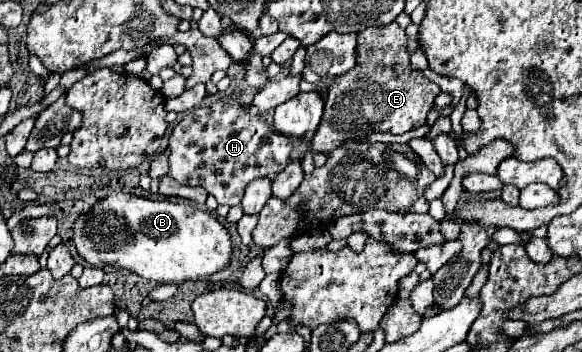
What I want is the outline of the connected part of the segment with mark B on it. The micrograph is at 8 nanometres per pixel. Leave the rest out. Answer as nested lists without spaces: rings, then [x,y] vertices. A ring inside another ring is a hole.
[[[111,192],[73,222],[73,242],[91,266],[111,264],[155,282],[185,282],[211,276],[231,260],[231,236],[221,222],[187,202],[155,202]]]

